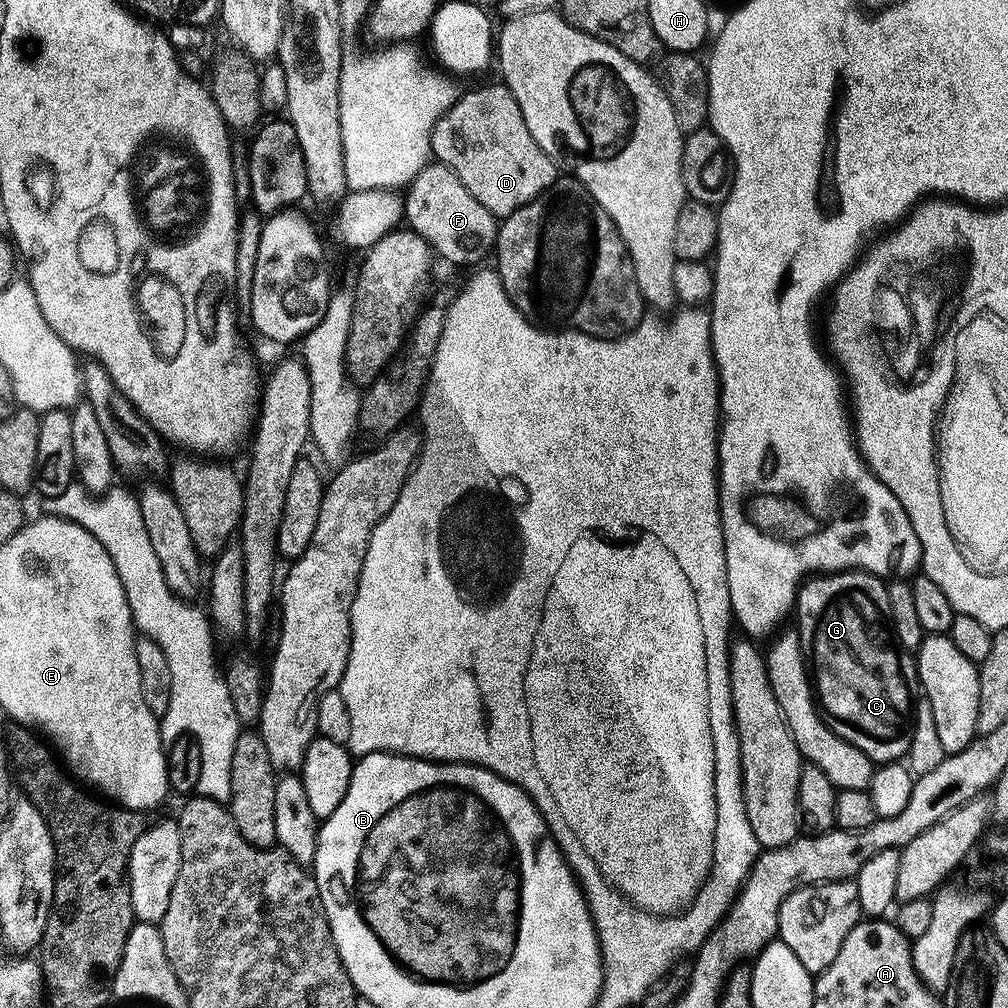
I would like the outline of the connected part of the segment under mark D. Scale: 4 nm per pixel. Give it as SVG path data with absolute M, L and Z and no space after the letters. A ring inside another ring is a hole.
M503 82L484 84L481 88L472 88L468 93L457 95L455 102L441 114L438 122L432 127L432 154L439 163L446 167L490 210L490 214L503 218L514 214L534 198L538 198L558 179L558 165L534 142L534 134L526 130L526 118Z

